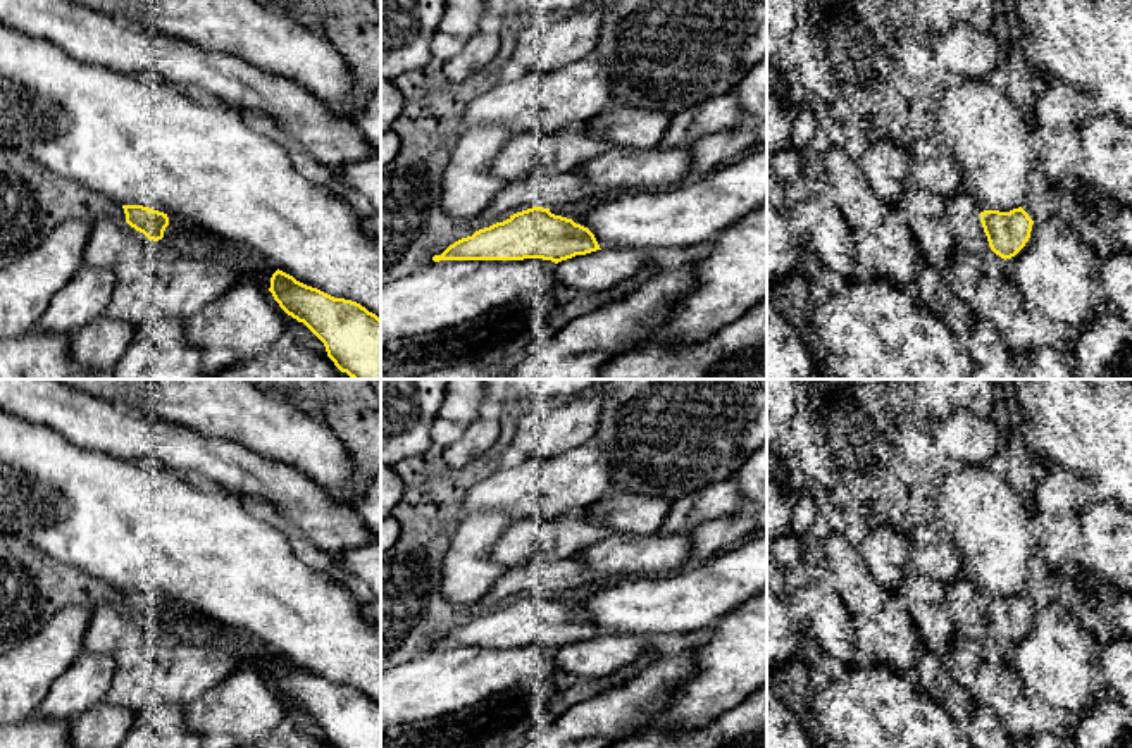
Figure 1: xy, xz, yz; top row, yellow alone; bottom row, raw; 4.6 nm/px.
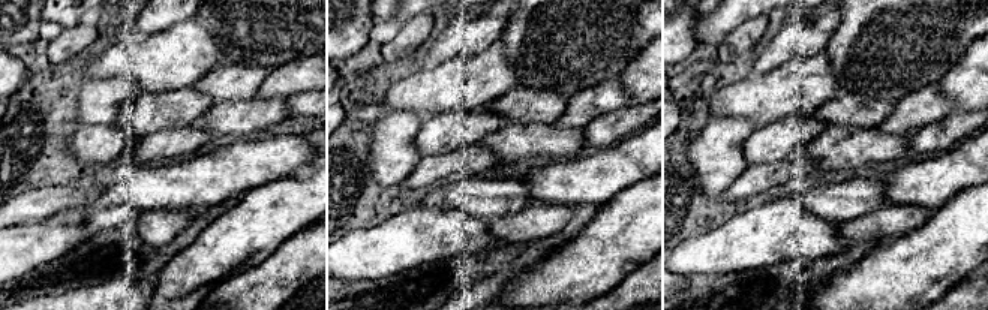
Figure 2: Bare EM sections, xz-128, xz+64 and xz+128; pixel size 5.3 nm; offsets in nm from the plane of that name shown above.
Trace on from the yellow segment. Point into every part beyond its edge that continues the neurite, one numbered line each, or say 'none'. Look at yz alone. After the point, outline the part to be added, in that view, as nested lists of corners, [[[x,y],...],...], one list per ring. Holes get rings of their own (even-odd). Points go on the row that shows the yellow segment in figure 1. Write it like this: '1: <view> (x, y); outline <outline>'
none

